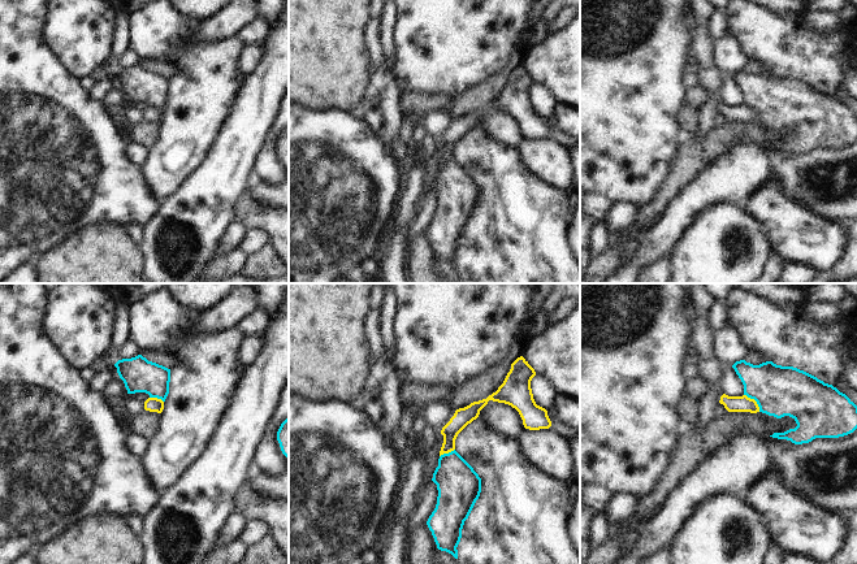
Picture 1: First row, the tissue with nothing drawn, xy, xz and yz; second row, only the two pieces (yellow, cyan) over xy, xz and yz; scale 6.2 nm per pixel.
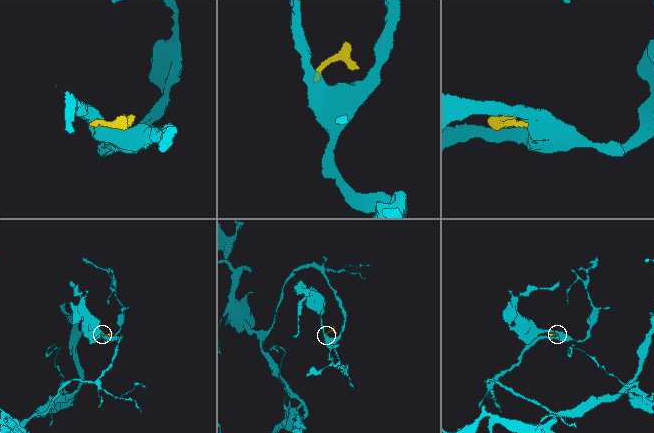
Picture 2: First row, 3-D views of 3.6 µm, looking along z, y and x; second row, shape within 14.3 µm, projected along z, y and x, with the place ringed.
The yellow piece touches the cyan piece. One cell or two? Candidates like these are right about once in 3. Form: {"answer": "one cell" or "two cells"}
{"answer": "two cells"}

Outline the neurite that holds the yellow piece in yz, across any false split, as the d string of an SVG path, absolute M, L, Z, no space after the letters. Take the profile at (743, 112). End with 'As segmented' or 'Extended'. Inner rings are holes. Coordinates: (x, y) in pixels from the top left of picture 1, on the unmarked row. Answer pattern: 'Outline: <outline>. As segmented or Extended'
Outline: M723 103L719 109L720 113L728 121L750 121L757 122L759 121L759 116L754 108L748 107L746 104L743 105L728 105Z. As segmented.

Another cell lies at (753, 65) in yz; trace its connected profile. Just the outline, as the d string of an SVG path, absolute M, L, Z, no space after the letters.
M748 58L748 61L745 62L744 65L744 69L746 71L750 71L753 74L759 74L762 71L766 71L767 70L767 66L763 65L759 60L757 58Z

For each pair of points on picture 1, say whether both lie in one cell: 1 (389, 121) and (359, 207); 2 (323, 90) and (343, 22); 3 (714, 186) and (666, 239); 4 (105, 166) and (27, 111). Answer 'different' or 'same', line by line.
1: different
2: same
3: same
4: same

